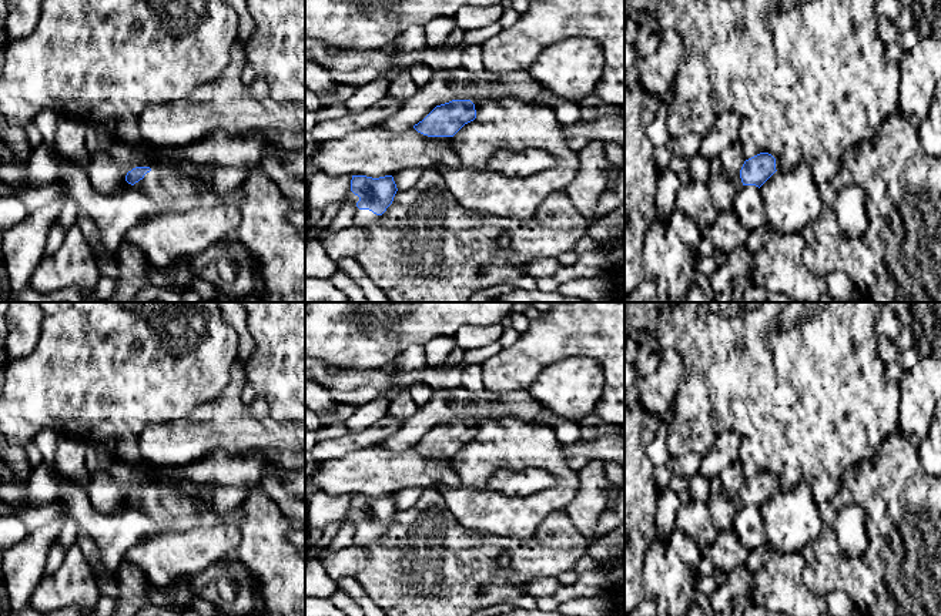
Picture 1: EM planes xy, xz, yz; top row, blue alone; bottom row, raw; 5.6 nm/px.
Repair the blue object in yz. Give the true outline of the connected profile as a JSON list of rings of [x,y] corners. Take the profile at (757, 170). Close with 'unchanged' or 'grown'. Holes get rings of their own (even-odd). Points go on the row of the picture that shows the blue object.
[[[760,153],[744,161],[740,174],[736,175],[736,192],[744,185],[761,187],[776,173],[776,158],[768,153]]] | grown

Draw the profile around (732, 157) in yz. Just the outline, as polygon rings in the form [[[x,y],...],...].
[[[740,141],[726,147],[719,157],[713,157],[709,161],[710,177],[706,184],[711,202],[719,212],[731,211],[737,195],[733,178],[740,175],[740,170],[746,161]]]

